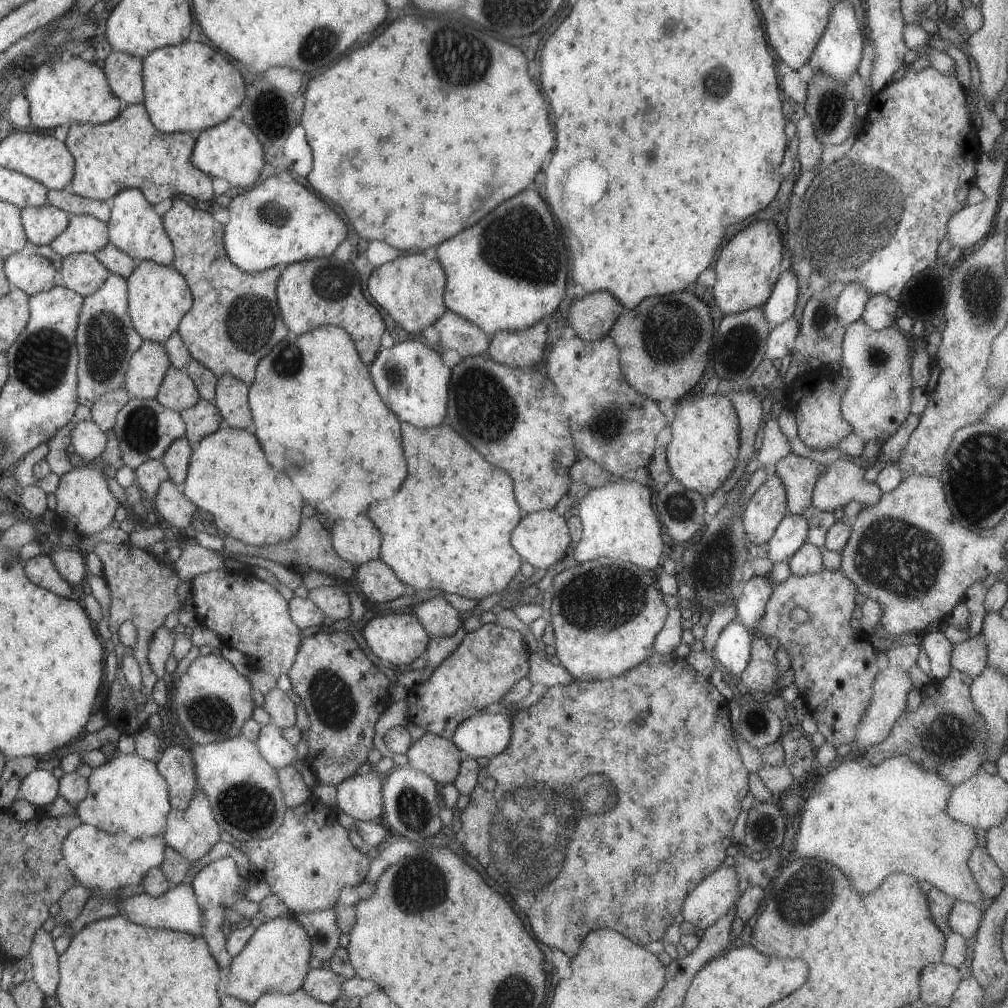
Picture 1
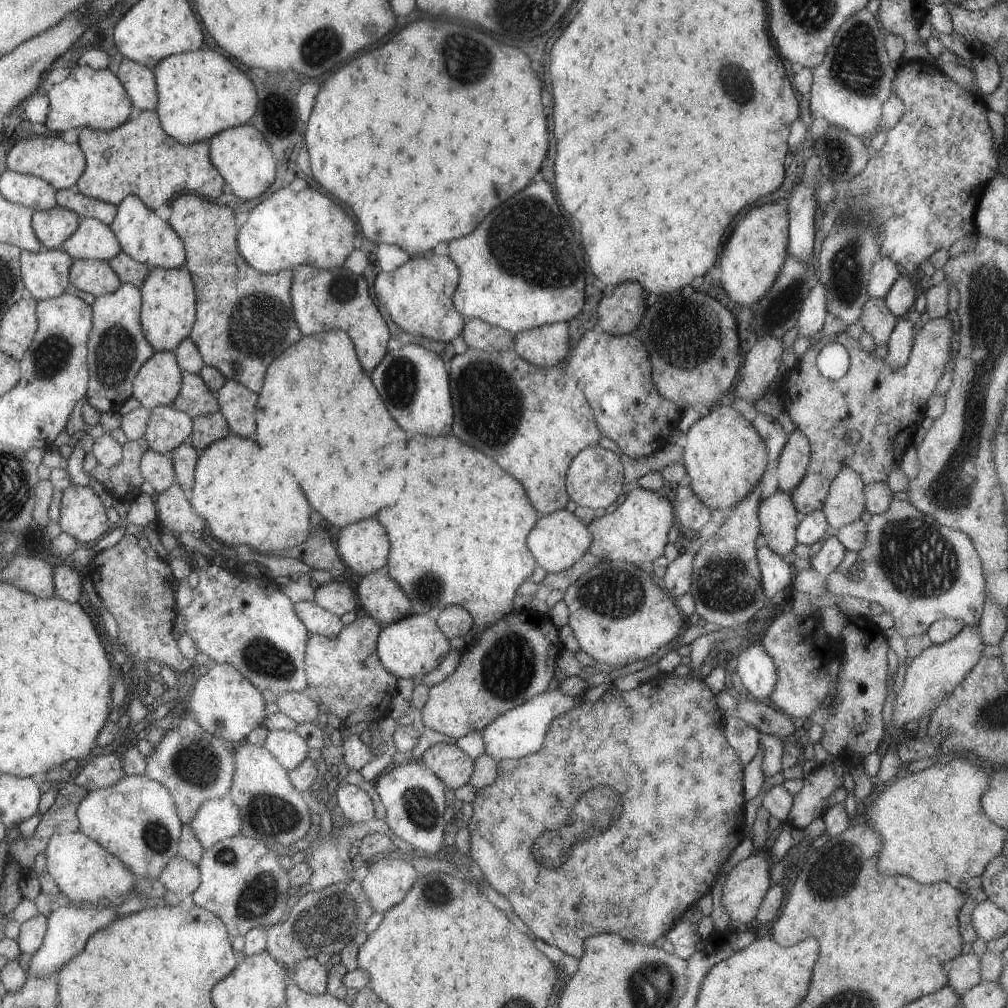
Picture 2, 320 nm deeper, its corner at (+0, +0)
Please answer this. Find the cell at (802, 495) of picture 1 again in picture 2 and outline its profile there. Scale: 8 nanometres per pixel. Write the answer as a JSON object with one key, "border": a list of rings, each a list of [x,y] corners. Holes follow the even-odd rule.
{"border":[[[799,430],[787,435],[778,458],[776,473],[778,488],[789,494],[801,482],[810,459],[810,444]]]}

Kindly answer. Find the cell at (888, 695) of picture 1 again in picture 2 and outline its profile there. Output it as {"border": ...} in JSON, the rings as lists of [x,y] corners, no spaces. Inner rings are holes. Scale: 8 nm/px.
{"border":[[[978,623],[965,625],[953,638],[941,644],[932,644],[921,651],[919,656],[912,658],[911,663],[906,668],[904,682],[900,691],[896,695],[895,704],[892,710],[892,718],[889,727],[893,732],[901,730],[903,727],[913,728],[922,717],[927,717],[937,705],[965,678],[965,675],[973,668],[974,664],[982,657],[981,650],[986,644],[980,635]]]}

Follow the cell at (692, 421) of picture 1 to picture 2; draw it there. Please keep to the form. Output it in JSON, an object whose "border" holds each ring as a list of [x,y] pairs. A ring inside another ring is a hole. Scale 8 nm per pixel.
{"border":[[[715,405],[706,416],[699,417],[684,437],[680,462],[691,478],[689,486],[695,496],[710,510],[730,511],[761,480],[768,452],[763,437],[731,406]]]}

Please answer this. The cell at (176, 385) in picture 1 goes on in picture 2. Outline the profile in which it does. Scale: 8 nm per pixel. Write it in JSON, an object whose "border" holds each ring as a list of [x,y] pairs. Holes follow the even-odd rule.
{"border":[[[182,371],[182,381],[179,394],[171,406],[178,411],[183,411],[191,418],[219,411],[219,405],[214,395],[195,373]]]}

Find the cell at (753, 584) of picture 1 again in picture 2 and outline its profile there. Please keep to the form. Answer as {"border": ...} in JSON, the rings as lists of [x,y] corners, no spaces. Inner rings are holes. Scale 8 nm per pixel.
{"border":[[[769,547],[756,548],[756,559],[760,570],[762,589],[768,599],[775,597],[783,589],[791,588],[791,570],[789,565]]]}

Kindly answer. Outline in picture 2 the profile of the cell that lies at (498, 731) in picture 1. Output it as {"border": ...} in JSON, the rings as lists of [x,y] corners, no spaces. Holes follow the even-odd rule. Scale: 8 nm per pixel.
{"border":[[[555,687],[553,690],[540,692],[523,704],[509,709],[480,730],[485,753],[488,754],[489,758],[494,758],[495,761],[503,761],[537,752],[541,748],[541,744],[543,744],[543,738],[545,738],[549,722],[559,716],[559,714],[565,714],[567,710],[579,706],[581,700],[577,697],[563,694],[558,687]]]}

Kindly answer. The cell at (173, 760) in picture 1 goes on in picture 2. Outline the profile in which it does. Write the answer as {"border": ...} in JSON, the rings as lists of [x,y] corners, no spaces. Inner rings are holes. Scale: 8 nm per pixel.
{"border":[[[186,714],[153,746],[146,759],[145,776],[169,791],[179,820],[187,825],[203,801],[227,798],[234,775],[234,750],[235,746],[204,731],[191,715]]]}

